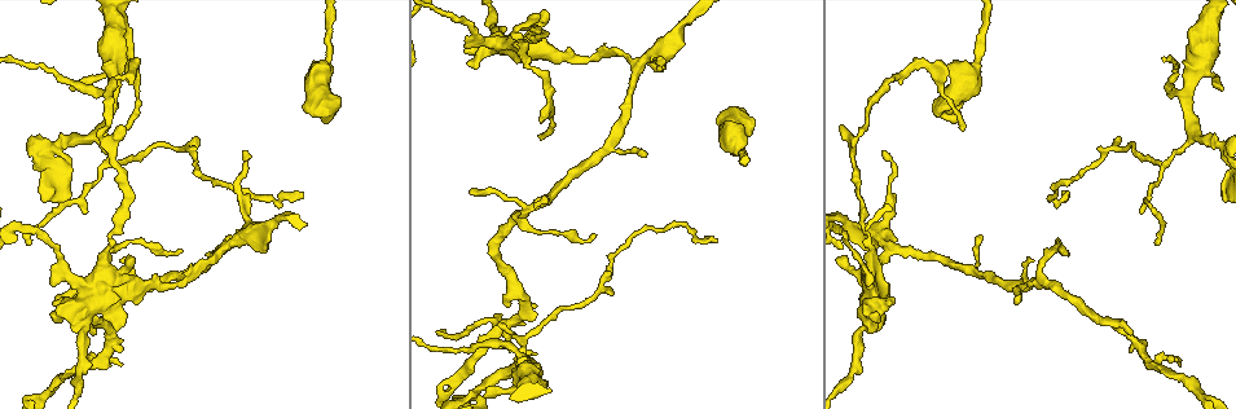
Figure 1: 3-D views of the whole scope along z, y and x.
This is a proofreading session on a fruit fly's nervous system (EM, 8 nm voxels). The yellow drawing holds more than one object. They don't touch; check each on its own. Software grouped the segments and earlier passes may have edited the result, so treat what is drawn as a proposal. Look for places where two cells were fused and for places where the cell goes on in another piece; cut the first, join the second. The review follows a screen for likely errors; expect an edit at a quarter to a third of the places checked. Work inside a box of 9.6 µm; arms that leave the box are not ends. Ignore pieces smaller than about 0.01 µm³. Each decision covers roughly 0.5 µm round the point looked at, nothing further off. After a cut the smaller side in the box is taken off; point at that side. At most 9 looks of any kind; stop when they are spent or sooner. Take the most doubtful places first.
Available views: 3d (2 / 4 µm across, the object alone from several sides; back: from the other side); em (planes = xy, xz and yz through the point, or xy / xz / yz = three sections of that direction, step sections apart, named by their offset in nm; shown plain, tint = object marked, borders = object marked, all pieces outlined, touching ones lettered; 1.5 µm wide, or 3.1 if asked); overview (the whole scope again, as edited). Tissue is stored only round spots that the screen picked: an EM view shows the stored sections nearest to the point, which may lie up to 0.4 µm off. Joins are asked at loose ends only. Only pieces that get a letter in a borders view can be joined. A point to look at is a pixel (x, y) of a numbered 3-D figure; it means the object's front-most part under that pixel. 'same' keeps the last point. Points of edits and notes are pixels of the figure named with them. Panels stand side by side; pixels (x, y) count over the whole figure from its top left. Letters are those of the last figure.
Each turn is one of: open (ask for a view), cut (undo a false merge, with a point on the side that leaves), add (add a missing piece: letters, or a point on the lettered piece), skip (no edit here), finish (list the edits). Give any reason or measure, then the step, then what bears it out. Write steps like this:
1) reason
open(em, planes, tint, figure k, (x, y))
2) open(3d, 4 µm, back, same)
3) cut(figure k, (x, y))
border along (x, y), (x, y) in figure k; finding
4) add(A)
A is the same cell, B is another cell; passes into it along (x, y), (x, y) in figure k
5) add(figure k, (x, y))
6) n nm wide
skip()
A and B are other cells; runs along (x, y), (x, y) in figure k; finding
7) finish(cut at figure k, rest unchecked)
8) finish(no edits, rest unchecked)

long arm stops here
open(3d, 4 µm, back, figure 1, (302, 197))

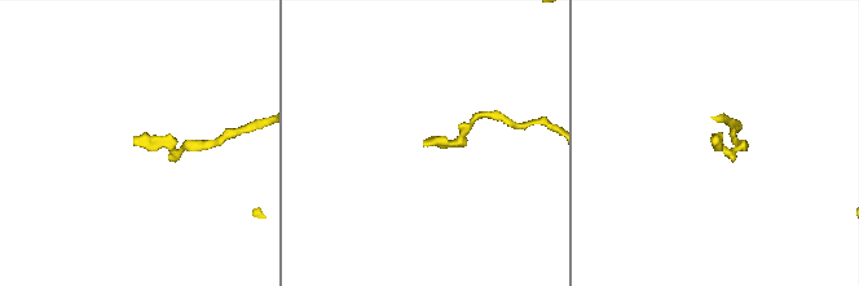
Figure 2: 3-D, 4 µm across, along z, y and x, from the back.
need the tissue
open(em, xy, step 8, borders, figure 2, (424, 144))

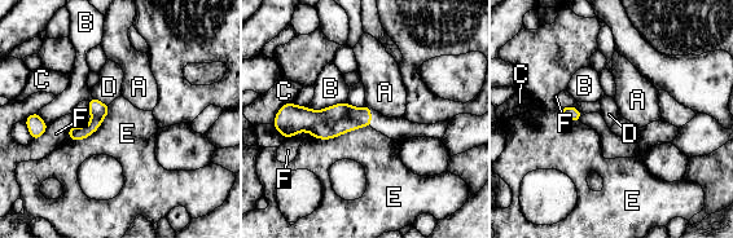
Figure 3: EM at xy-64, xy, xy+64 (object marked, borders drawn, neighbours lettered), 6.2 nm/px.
skip()
A, B, C, D, E and F are other cells; no lettered piece goes on from it

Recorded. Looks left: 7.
sudden change in width
open(em, xy, step 8, tint, figure 1, (977, 69))

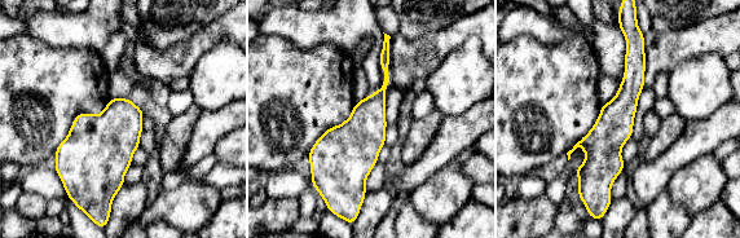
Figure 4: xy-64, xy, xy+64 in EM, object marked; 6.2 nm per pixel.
open(em, planes, tint, same)

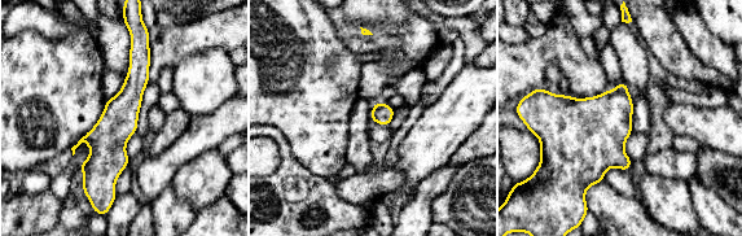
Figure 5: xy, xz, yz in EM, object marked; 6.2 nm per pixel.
open(em, planes, borders, same)

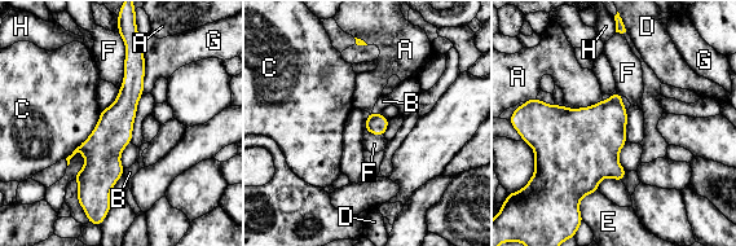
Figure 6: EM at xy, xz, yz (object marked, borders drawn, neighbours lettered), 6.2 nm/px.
skip()
A, B, C, D, E, F, G and H are other cells; runs along (132, 55), (98, 206) in figure 6; continuous, no second cell

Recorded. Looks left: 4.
thick turns thin
open(3d, 4 µm, figure 1, (853, 266))

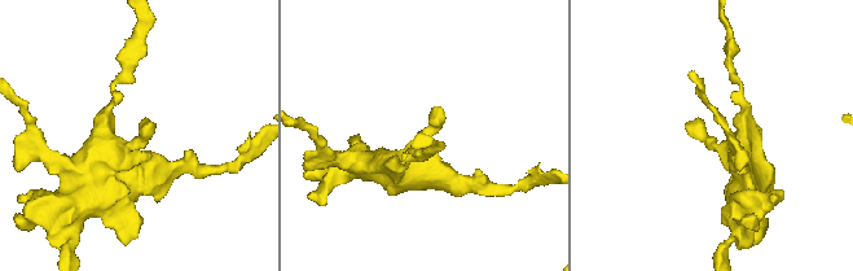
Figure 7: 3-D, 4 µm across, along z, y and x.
shape alone is not enough
open(em, planes, borders, figure 7, (138, 142))

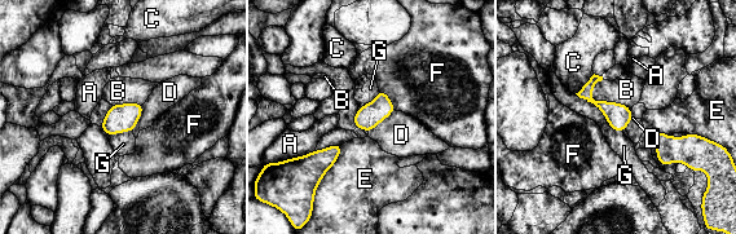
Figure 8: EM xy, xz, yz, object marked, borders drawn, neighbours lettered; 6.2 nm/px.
150 nm wide
skip()
A, B, C, D, E, F and G are other cells; border along (144, 104), (144, 110), (132, 131) in figure 8; one cell here

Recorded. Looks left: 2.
open(3d, 4 µm, figure 1, (876, 318))

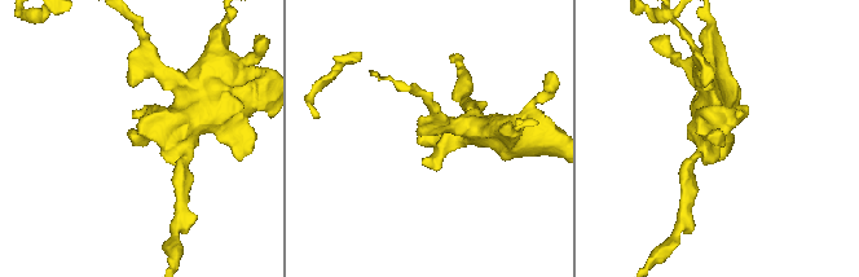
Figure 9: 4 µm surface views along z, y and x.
open(em, planes, borders, figure 9, (709, 136))

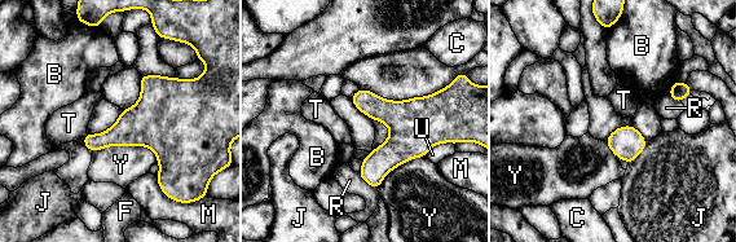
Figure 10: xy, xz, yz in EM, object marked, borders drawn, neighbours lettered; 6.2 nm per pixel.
300 nm wide
skip()
B, C, F, J, M, R, T, U and Y are other cells; border along (92, 153), (148, 146), (157, 162) in figure 10; no lettered piece goes on from it

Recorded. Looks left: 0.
finish(no edits, rest unchecked)

